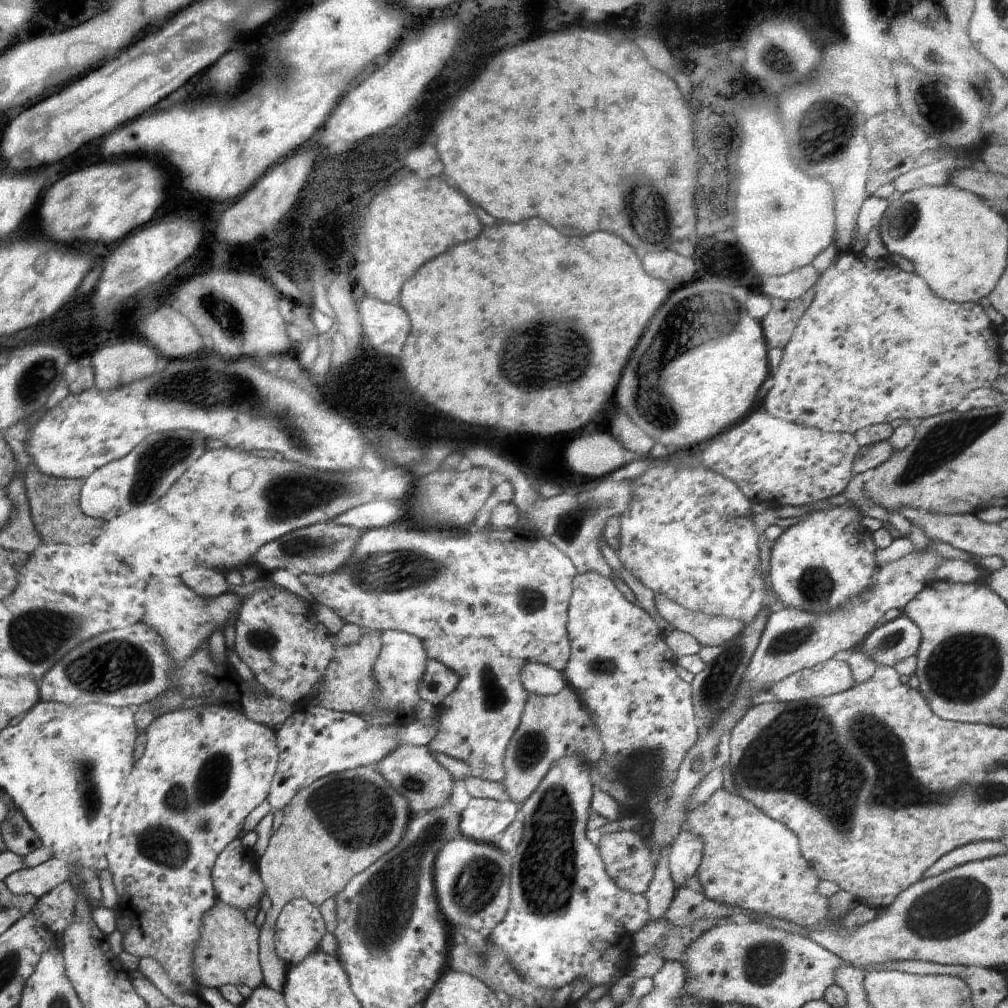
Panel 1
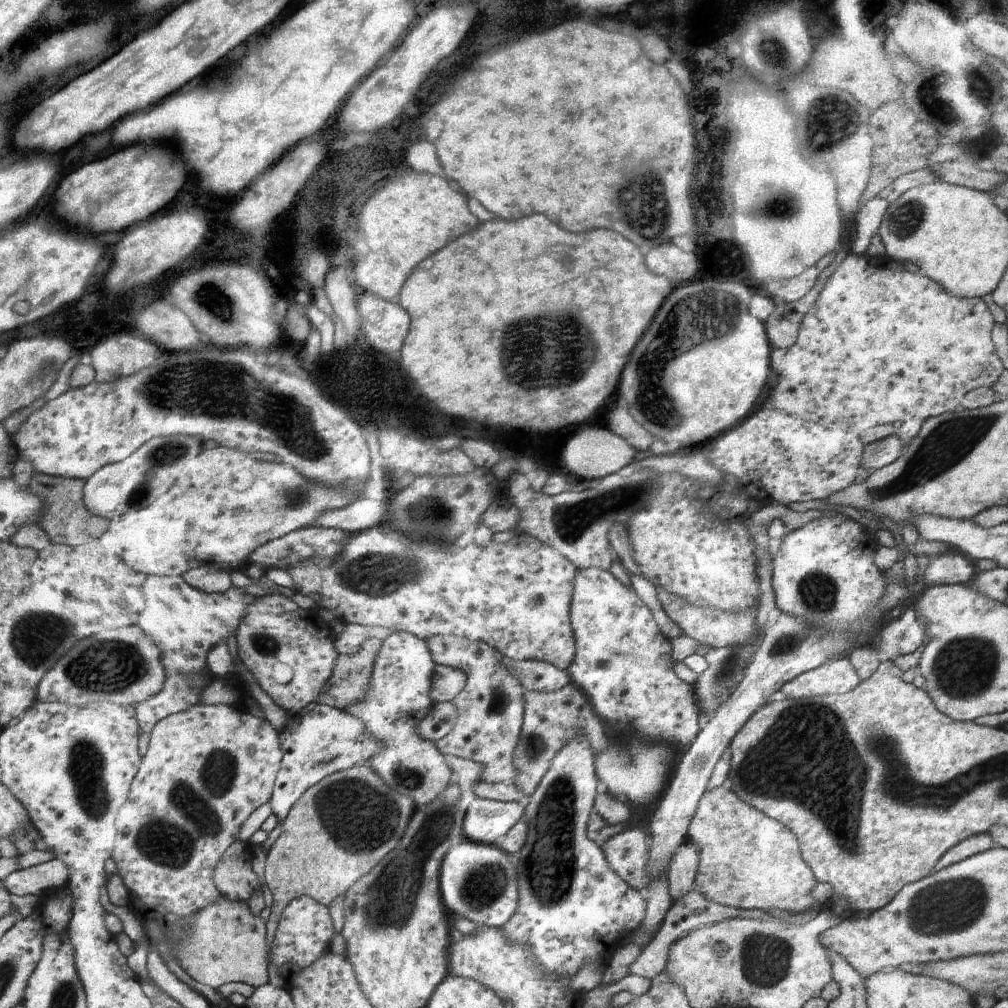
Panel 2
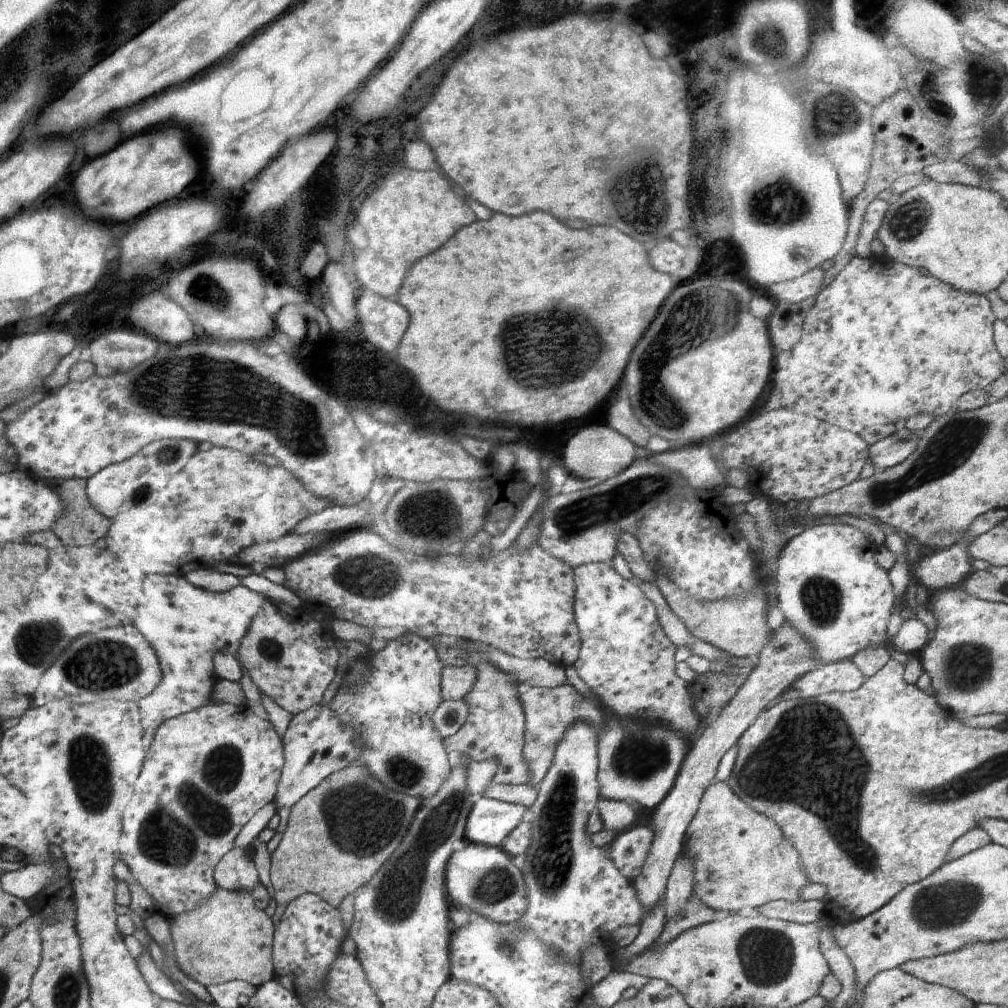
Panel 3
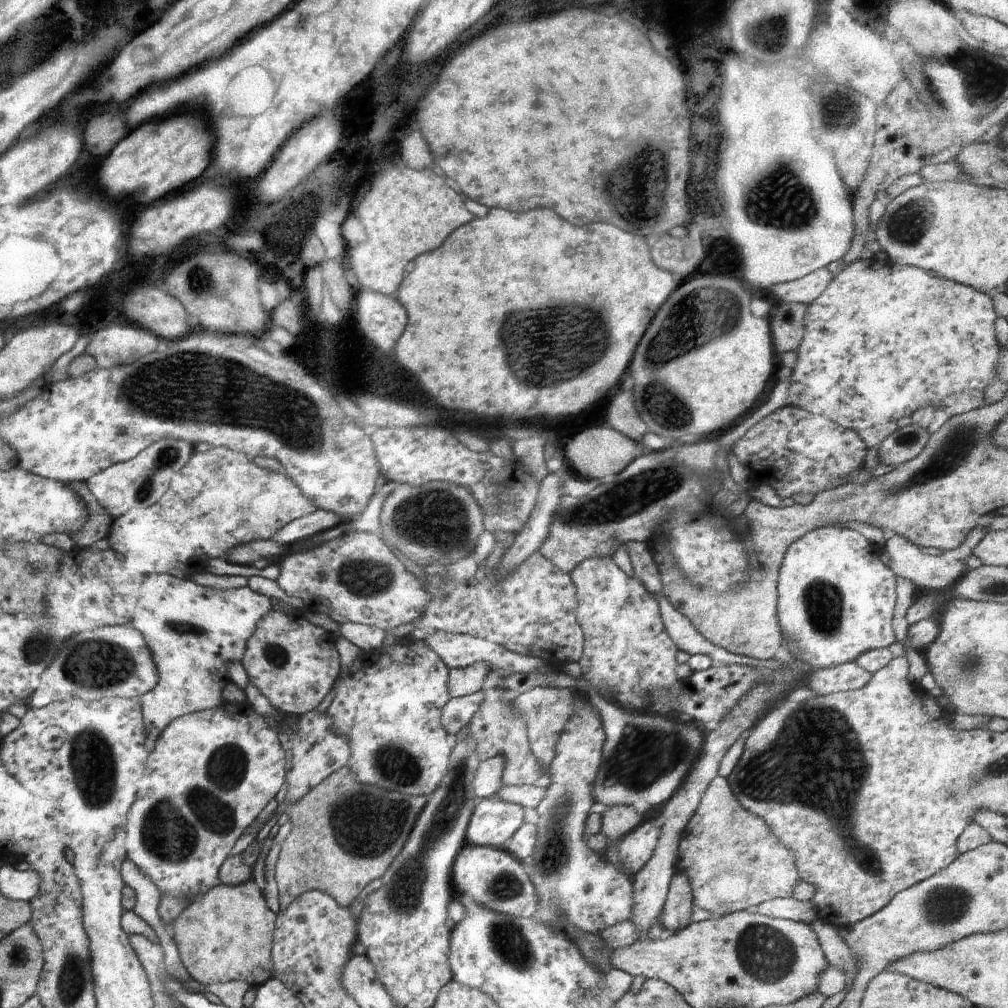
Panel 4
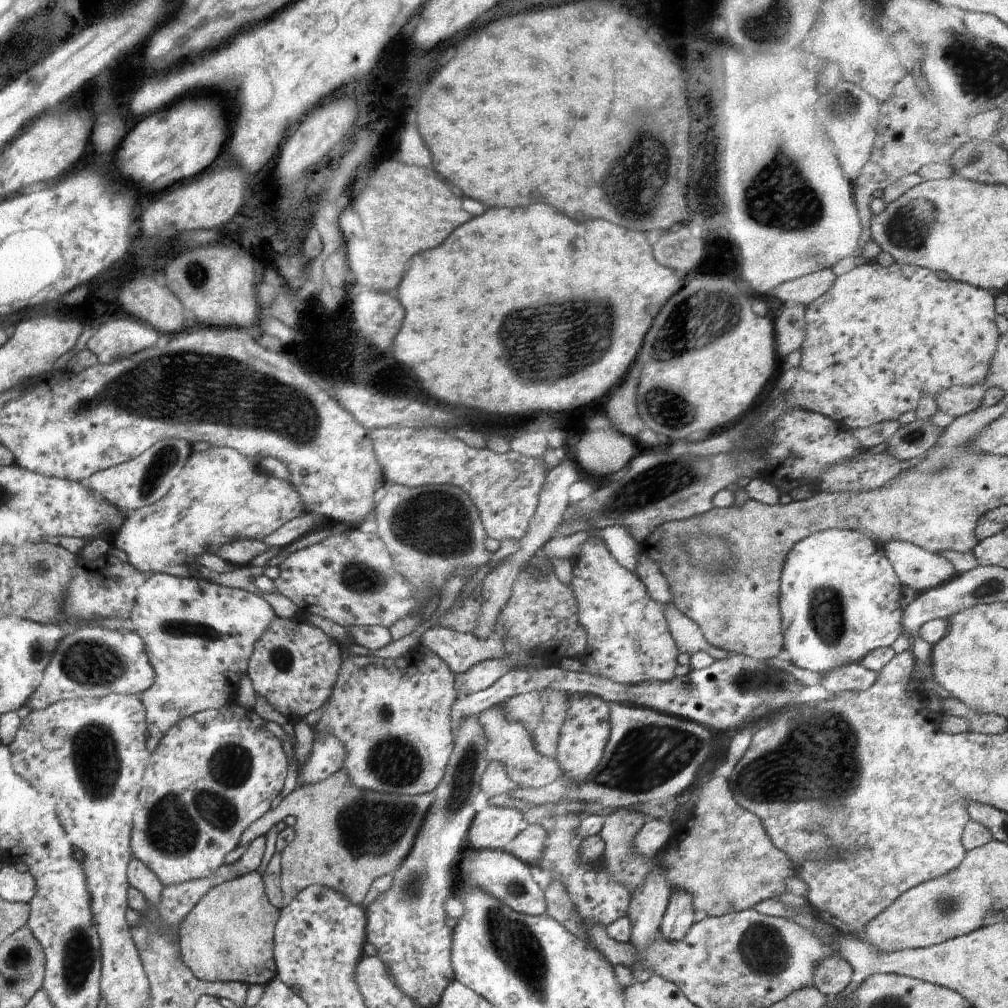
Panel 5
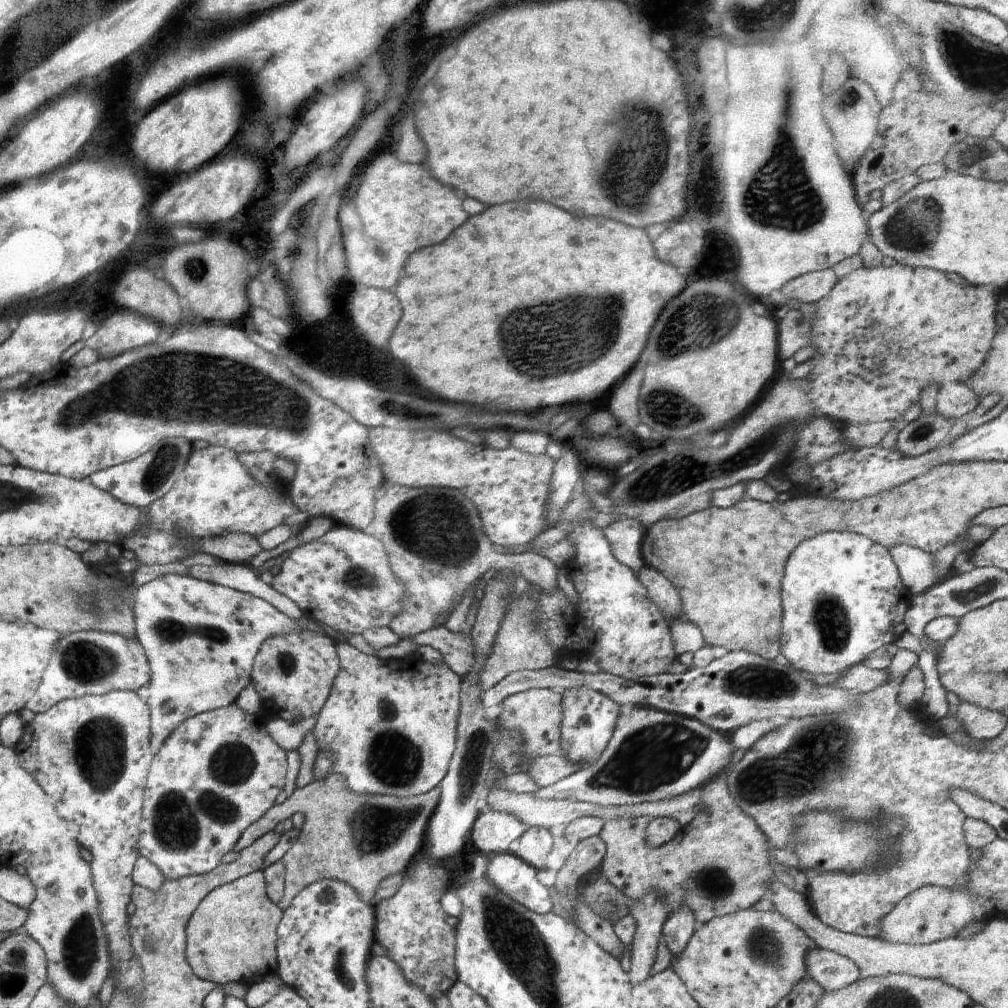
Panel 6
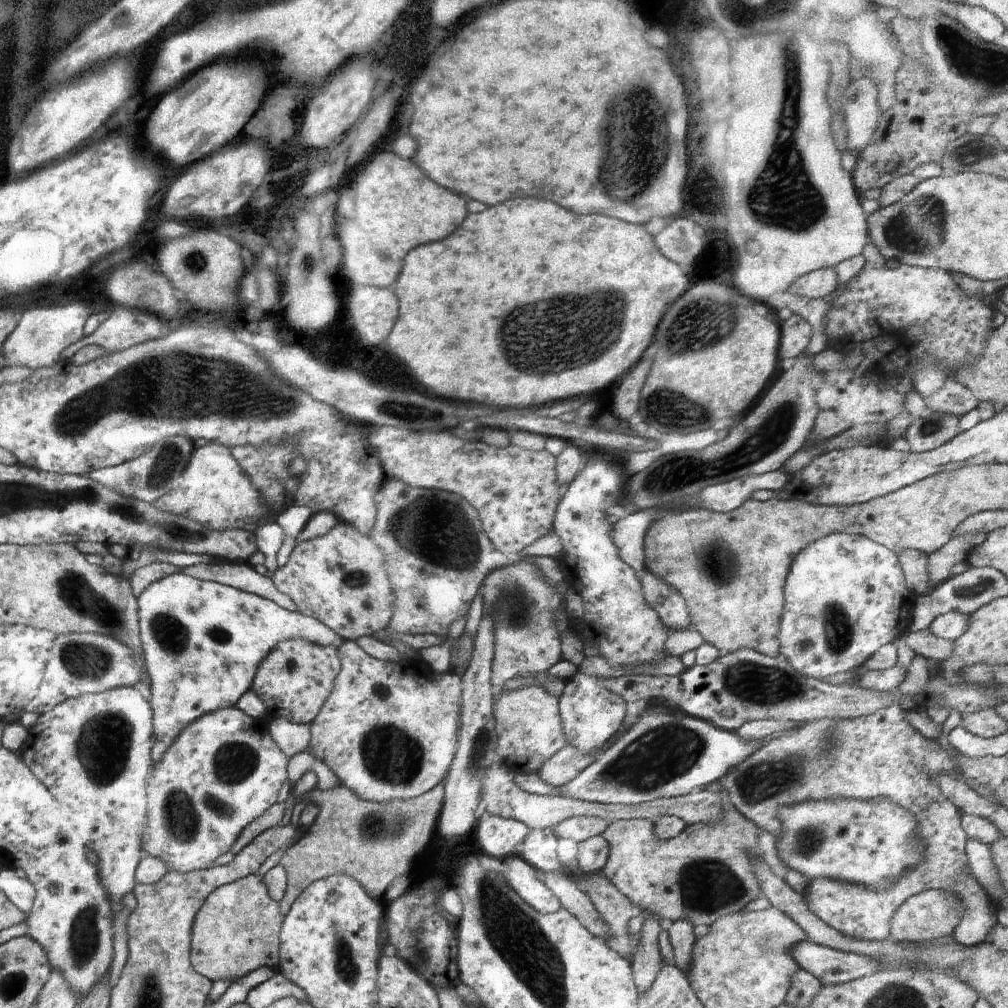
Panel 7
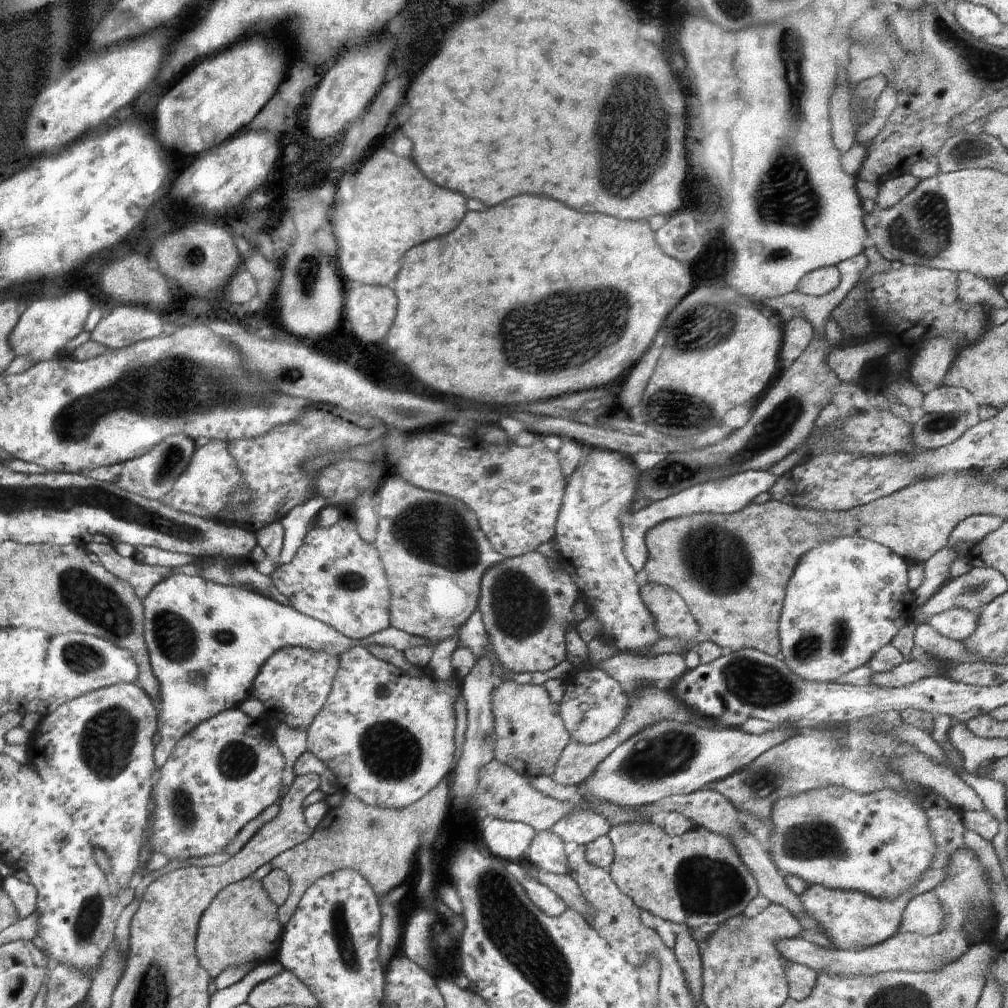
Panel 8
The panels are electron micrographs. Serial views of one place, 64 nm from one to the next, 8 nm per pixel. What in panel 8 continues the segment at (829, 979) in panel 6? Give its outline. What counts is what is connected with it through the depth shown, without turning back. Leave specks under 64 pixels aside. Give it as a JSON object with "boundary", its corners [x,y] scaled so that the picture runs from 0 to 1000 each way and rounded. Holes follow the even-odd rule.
{"boundary":[[[957,840],[945,848],[939,871],[931,876],[925,885],[932,891],[936,907],[934,923],[929,928],[913,929],[890,926],[885,931],[878,933],[877,936],[855,942],[833,941],[831,938],[819,940],[790,930],[773,934],[772,940],[777,948],[780,948],[785,954],[800,957],[811,965],[819,965],[824,969],[866,967],[884,962],[902,962],[910,965],[928,963],[948,953],[951,948],[961,942],[962,934],[959,933],[957,917],[964,913],[963,901],[966,898],[972,898],[973,901],[978,900],[987,907],[987,898],[983,893],[981,870],[975,865],[967,848]]]}

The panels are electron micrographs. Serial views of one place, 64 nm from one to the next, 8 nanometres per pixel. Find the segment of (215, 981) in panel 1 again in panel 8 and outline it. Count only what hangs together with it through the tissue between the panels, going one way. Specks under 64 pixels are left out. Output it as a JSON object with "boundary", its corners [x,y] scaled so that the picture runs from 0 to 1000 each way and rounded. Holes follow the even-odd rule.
{"boundary":[[[246,870],[230,876],[216,887],[198,911],[195,927],[198,956],[216,970],[227,960],[256,957],[274,950],[280,927],[276,903],[259,874]]]}

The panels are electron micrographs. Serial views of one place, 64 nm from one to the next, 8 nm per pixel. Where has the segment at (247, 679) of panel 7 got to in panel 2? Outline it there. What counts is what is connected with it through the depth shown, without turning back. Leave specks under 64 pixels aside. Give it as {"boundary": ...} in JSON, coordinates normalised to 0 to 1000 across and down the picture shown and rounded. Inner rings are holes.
{"boundary":[[[149,570],[149,575],[145,575],[145,611],[141,611],[140,622],[152,631],[154,638],[162,645],[166,676],[159,688],[135,700],[138,717],[141,721],[140,747],[143,751],[147,748],[153,723],[160,714],[198,698],[202,682],[194,680],[191,673],[201,668],[202,664],[207,663],[205,660],[206,649],[212,639],[216,639],[218,635],[222,635],[225,639],[224,636],[232,628],[235,633],[235,625],[239,622],[240,615],[243,614],[246,603],[251,598],[251,593],[250,590],[244,589],[240,583],[233,581],[224,589],[205,588],[187,579],[181,571]]]}

